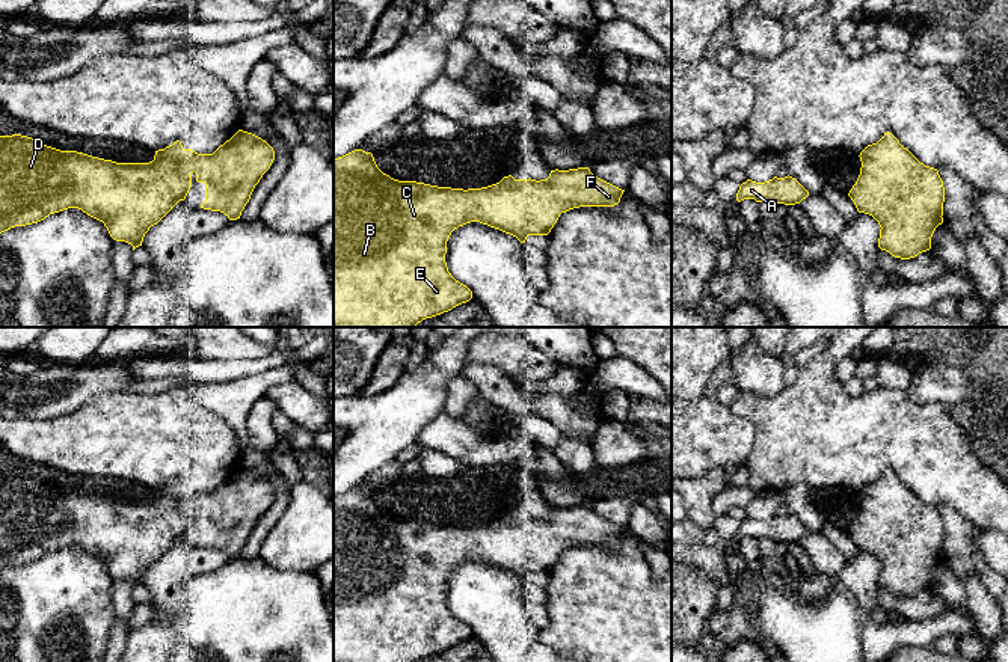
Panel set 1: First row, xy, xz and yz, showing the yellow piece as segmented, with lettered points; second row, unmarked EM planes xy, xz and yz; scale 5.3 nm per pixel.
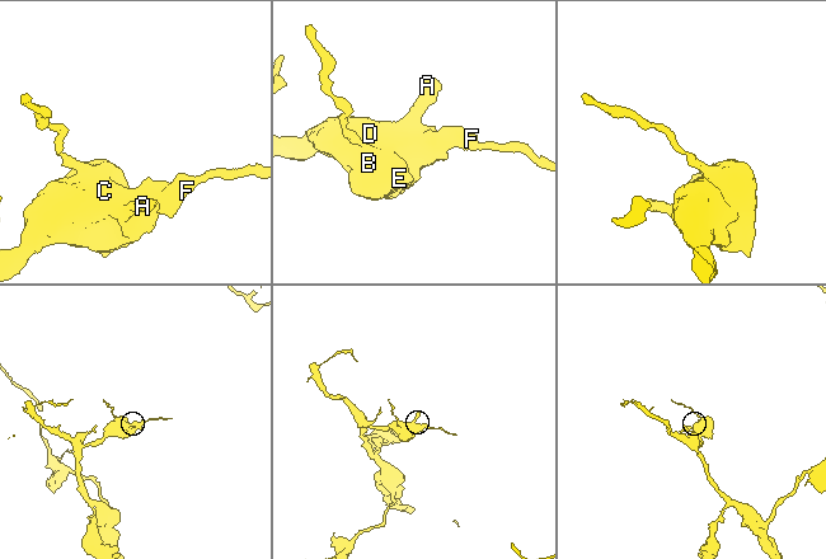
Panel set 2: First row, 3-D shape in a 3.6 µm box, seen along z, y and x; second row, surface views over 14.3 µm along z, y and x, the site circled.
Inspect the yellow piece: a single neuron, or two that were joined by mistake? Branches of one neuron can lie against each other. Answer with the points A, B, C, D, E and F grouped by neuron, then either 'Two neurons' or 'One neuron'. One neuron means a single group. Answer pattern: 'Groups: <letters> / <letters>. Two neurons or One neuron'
Groups: A B C D E F. One neuron

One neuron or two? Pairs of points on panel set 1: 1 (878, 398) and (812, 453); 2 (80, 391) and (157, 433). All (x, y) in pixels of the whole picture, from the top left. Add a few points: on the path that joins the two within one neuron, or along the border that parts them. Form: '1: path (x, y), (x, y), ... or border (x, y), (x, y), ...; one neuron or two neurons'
1: path (862, 415), (838, 439), (829, 439); one neuron
2: border (127, 391), (97, 394), (80, 407), (62, 416); two neurons

